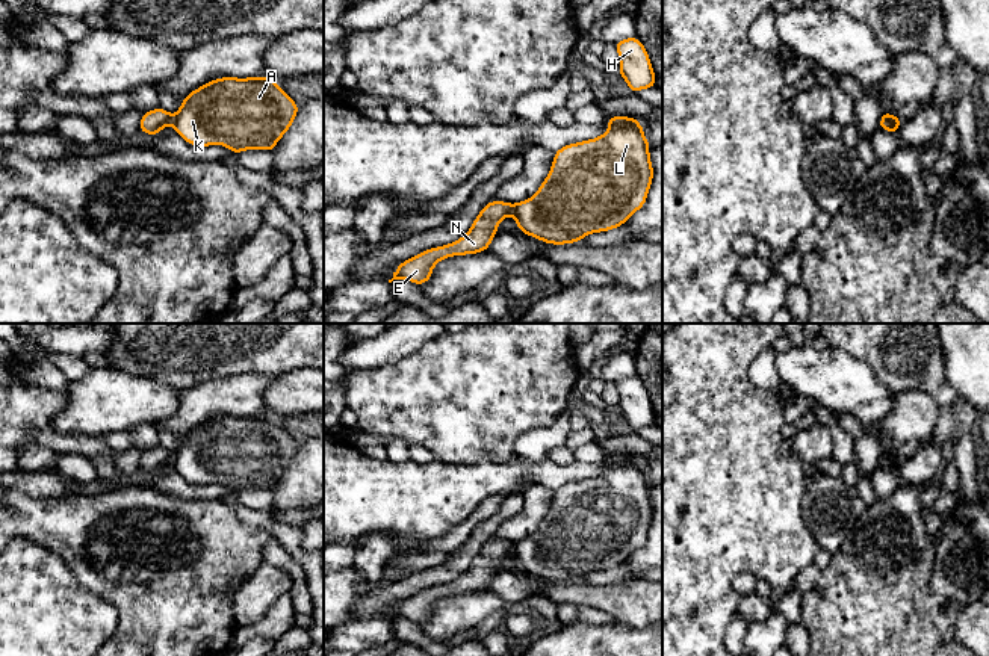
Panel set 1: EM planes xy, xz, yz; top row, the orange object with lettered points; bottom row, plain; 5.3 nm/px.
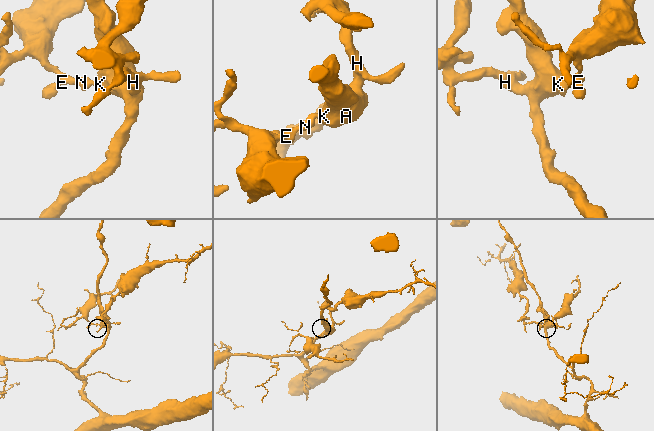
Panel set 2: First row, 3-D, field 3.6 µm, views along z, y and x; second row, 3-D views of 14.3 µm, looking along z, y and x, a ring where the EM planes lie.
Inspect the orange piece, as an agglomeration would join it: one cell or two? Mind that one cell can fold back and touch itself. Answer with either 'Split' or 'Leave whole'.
Split

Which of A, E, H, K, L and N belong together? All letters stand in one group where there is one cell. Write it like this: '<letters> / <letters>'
A H K L / E N

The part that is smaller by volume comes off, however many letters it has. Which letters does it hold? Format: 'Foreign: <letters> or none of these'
Foreign: E, N

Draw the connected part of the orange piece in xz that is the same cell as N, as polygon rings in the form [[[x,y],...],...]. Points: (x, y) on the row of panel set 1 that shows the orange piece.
[[[496,200],[490,201],[481,209],[463,237],[448,245],[425,249],[401,261],[389,283],[393,280],[408,280],[422,286],[431,280],[432,269],[439,261],[454,255],[484,252],[491,245],[502,219],[510,215],[513,215],[513,204]]]

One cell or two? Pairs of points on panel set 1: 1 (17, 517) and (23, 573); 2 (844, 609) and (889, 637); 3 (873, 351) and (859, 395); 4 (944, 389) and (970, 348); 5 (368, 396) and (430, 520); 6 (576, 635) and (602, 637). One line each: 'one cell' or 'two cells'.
1: two cells
2: one cell
3: two cells
4: two cells
5: two cells
6: one cell

